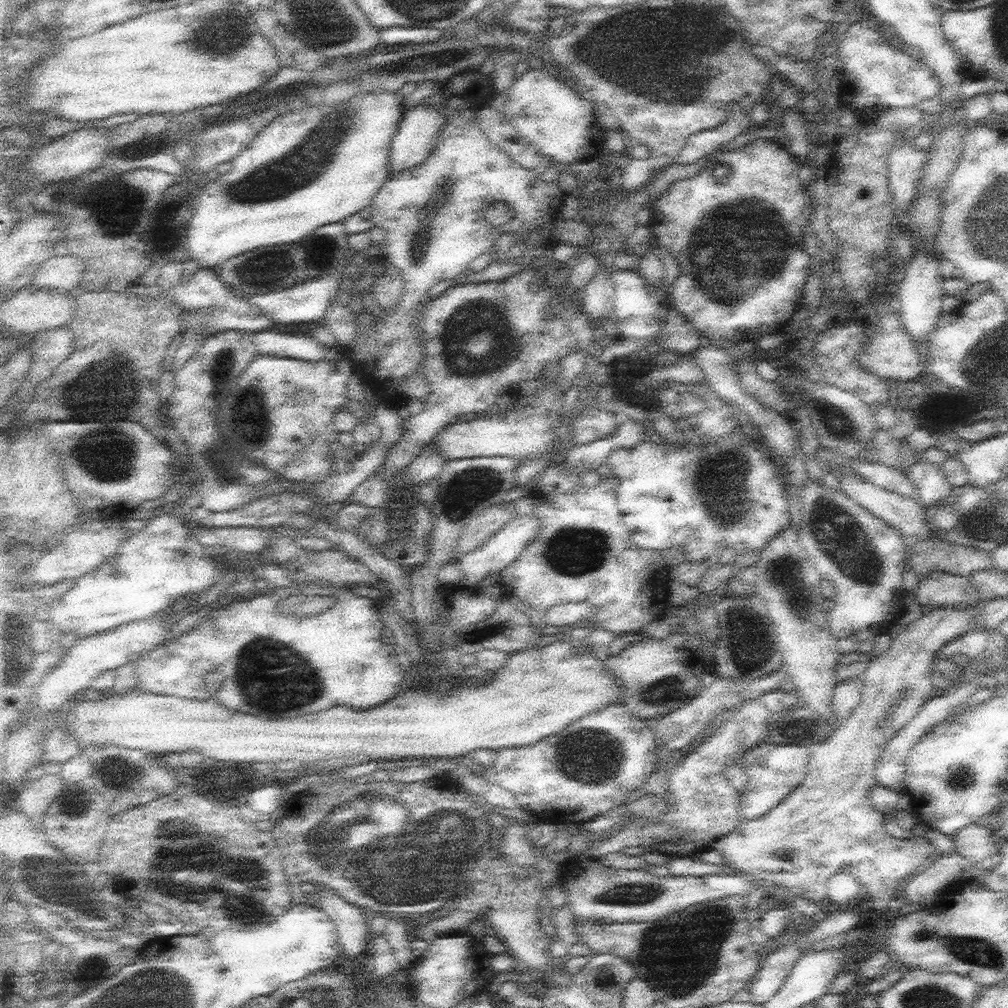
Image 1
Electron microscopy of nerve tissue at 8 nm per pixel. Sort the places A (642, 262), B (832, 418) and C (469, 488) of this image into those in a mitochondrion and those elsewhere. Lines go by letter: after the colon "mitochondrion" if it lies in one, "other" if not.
A: other
B: mitochondrion
C: mitochondrion

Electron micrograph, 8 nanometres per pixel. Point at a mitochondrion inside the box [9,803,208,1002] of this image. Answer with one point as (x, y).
(103, 970)

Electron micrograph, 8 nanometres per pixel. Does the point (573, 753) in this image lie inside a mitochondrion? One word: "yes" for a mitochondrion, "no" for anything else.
yes

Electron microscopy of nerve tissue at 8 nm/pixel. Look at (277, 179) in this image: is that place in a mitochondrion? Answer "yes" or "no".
yes

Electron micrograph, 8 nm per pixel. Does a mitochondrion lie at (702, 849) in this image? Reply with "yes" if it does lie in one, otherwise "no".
no

